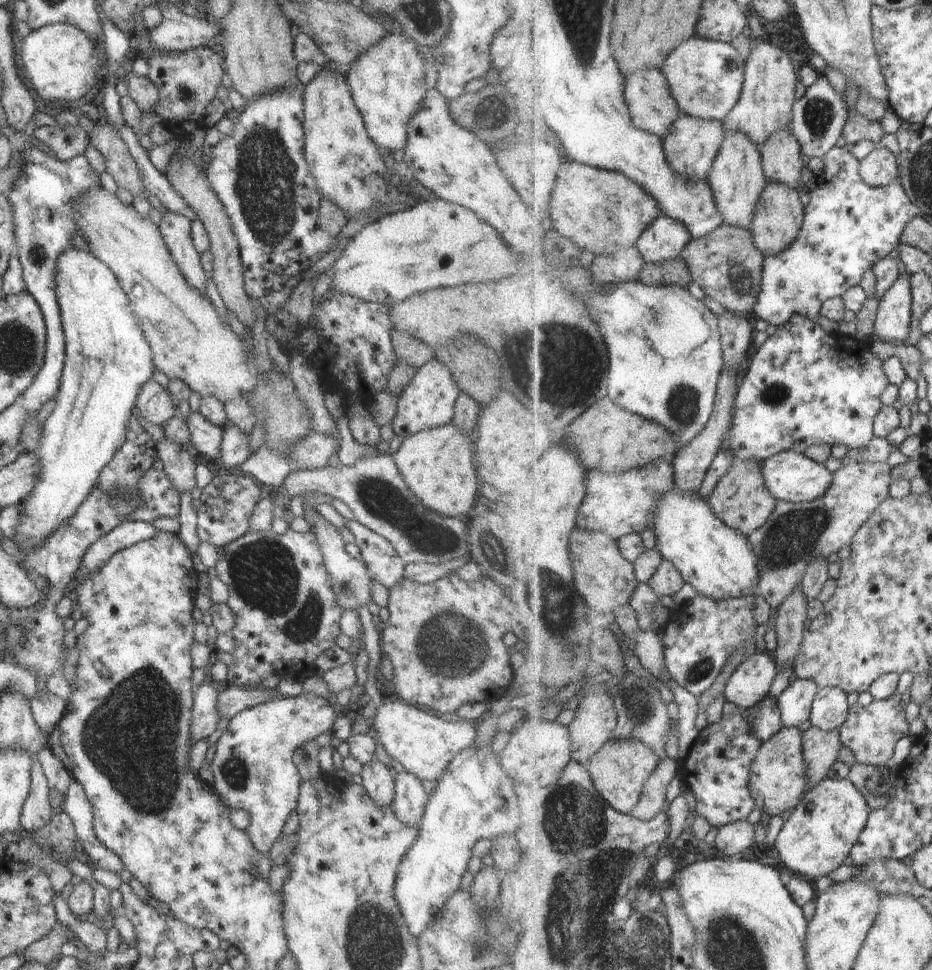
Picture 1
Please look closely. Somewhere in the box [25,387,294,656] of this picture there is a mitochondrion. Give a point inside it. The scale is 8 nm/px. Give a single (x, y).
(123, 486)

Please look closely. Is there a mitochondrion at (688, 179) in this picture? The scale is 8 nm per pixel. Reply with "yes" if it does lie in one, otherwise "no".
no

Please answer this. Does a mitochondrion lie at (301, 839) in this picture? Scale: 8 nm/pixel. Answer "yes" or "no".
no

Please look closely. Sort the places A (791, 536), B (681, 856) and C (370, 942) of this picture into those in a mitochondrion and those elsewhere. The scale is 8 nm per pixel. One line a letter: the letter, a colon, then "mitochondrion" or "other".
A: mitochondrion
B: other
C: mitochondrion

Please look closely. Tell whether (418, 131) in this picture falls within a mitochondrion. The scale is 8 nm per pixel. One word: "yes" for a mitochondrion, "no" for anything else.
no

